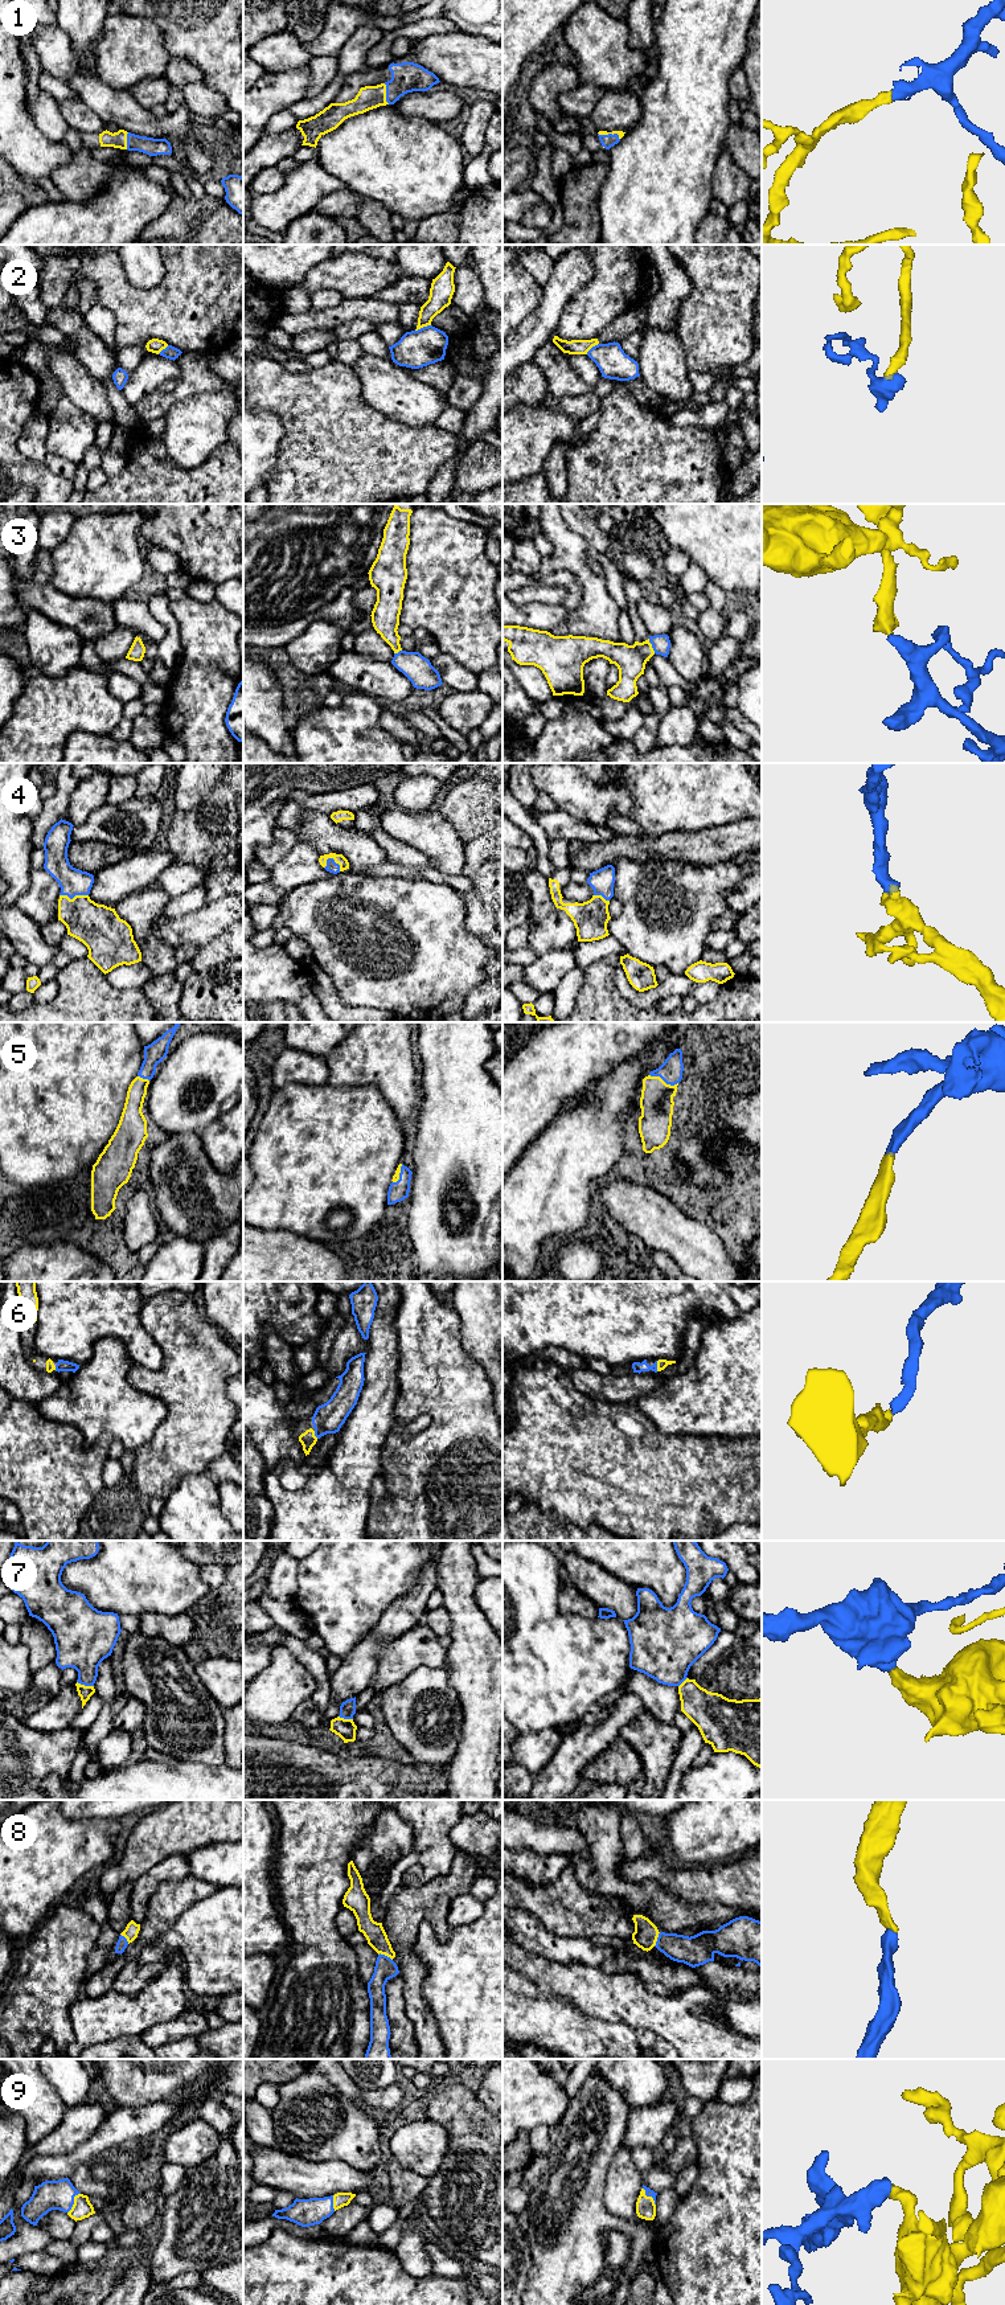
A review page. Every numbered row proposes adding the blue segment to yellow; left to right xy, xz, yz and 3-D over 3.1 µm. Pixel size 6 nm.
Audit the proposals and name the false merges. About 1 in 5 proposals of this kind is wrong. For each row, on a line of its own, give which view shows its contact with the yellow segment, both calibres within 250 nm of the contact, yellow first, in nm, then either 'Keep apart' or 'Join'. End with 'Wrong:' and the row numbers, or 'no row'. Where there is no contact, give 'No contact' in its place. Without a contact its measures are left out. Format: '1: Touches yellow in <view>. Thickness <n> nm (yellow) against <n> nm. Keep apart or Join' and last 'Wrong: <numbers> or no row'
1: Touches yellow in xz. Thickness 140 nm (yellow) against 190 nm. Join
2: Touches yellow in xz. Thickness 140 nm (yellow) against 220 nm. Keep apart
3: Touches yellow in yz. Thickness 180 nm (yellow) against 110 nm. Join
4: Touches yellow in xy. Thickness 280 nm (yellow) against 160 nm. Join
5: Touches yellow in yz. Thickness 200 nm (yellow) against 140 nm. Join
6: Touches yellow in yz. Thickness 60 nm (yellow) against 60 nm. Join
7: Touches yellow in xy. Thickness 80 nm (yellow) against 300 nm. Keep apart
8: Touches yellow in xz. Thickness 120 nm (yellow) against 130 nm. Join
9: Touches yellow in xy. Thickness 120 nm (yellow) against 180 nm. Join
Wrong: 2, 7

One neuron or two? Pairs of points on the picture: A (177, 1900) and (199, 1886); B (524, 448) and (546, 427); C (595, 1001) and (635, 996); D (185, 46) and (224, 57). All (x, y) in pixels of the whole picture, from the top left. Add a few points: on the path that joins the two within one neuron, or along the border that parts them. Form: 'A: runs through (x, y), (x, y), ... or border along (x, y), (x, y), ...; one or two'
A: runs through (183, 1895), (193, 1889); one
B: runs through (528, 443), (541, 430); one
C: border along (612, 968), (618, 992), (639, 1008); two
D: runs through (195, 46), (214, 48); one

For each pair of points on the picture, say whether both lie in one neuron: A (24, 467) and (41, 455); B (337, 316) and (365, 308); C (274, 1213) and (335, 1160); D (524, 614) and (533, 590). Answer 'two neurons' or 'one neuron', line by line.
A: two neurons
B: one neuron
C: one neuron
D: two neurons

